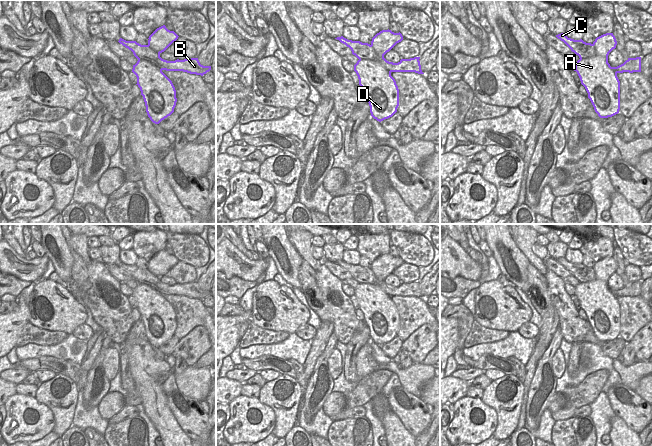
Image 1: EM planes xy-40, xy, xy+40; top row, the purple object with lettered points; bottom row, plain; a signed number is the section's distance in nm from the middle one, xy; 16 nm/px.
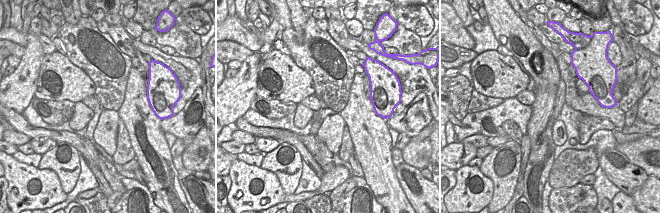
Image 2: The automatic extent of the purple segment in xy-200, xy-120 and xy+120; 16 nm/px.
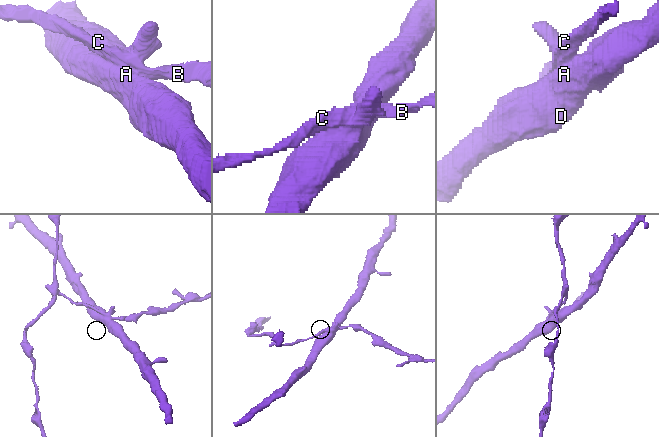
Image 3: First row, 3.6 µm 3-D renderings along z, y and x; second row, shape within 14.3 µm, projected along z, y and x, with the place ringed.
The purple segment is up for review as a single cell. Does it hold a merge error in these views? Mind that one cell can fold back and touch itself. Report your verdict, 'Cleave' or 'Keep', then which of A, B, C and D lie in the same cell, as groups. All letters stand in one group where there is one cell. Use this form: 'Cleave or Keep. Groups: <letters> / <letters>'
Keep. Groups: A B C D.

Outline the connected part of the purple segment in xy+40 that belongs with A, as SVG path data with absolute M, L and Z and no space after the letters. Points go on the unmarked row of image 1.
M564 257L556 259L572 276L579 280L575 294L585 311L595 336L600 342L612 341L620 334L620 305L618 297L641 296L641 281L628 282L623 288L611 291L609 277L616 272L613 257L603 258L591 267L568 262Z

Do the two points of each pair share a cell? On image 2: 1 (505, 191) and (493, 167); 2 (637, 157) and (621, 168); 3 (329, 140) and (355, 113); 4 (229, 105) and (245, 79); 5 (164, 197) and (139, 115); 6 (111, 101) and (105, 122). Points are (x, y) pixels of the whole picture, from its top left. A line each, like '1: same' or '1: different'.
1: same
2: different
3: different
4: same
5: same
6: different

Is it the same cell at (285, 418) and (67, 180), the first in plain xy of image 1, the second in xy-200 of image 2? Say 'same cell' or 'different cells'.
same cell

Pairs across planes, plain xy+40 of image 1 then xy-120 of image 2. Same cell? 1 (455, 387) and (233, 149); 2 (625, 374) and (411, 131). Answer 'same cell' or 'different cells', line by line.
1: different cells
2: different cells

